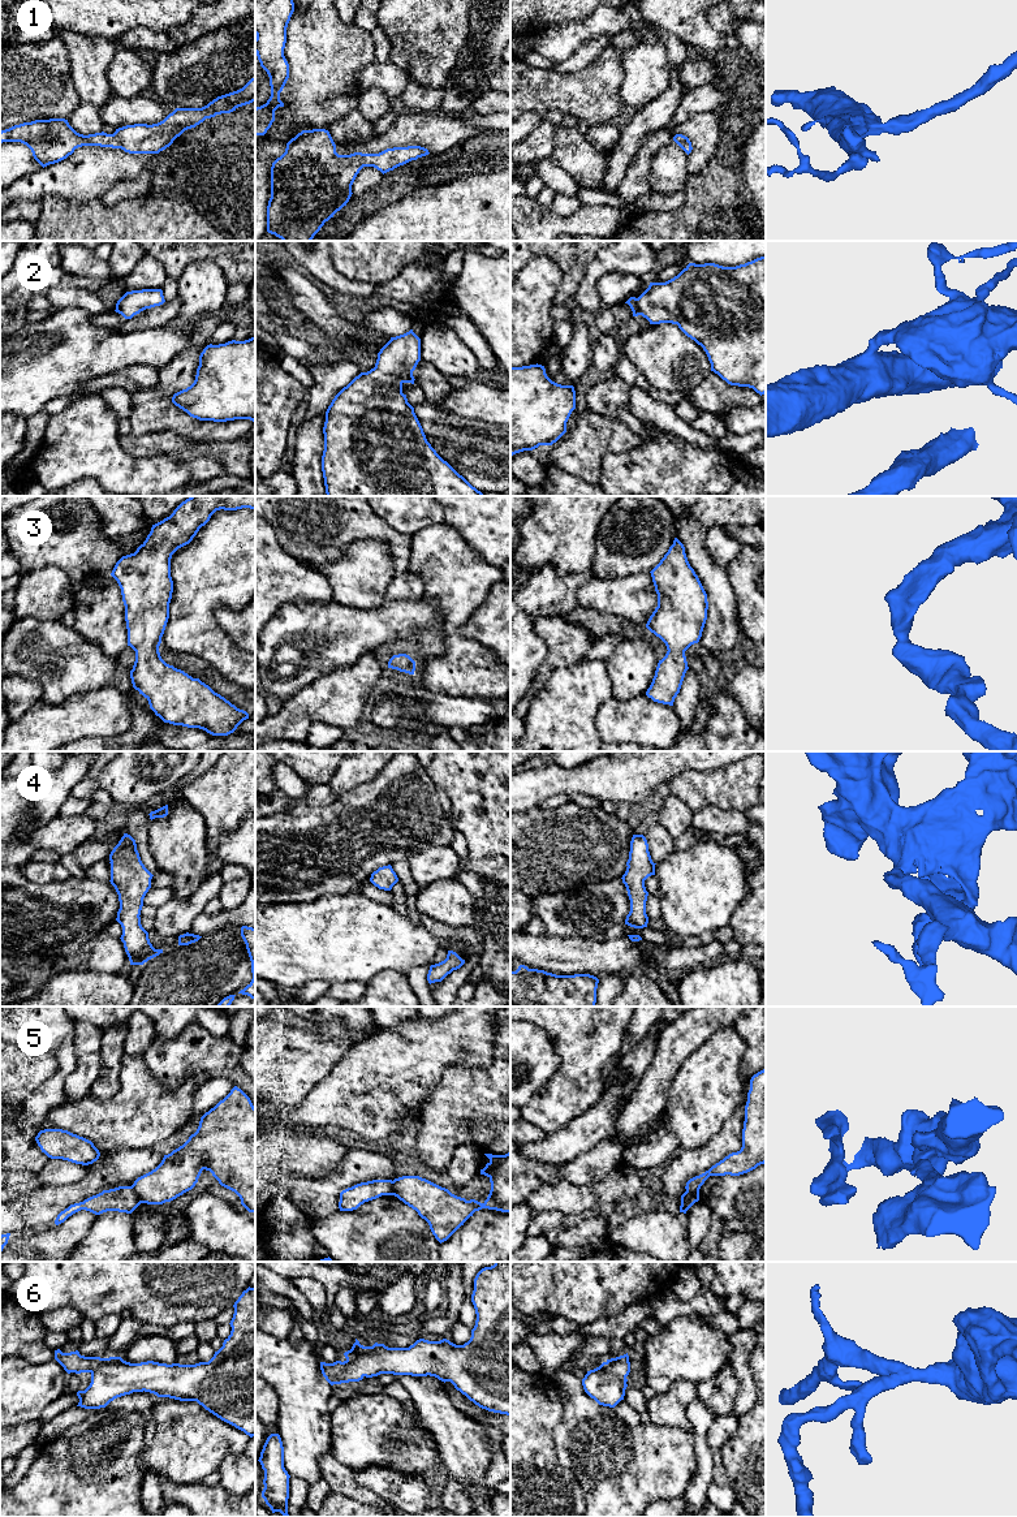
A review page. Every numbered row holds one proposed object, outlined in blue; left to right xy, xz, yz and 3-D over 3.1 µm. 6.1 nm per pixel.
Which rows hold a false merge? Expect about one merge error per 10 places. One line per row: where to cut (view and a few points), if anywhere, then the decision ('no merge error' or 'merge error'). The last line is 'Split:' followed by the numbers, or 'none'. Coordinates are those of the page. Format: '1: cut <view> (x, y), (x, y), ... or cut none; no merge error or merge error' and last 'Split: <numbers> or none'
1: cut none; no merge error
2: cut none; no merge error
3: cut none; no merge error
4: cut none; no merge error
5: cut xy (132, 1185), (141, 1202); merge error
6: cut none; no merge error
Split: 5

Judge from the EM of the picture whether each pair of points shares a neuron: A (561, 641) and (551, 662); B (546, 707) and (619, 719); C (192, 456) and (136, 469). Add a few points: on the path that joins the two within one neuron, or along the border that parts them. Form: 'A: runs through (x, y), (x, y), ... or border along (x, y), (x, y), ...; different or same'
A: runs through (561, 646), (561, 651), (556, 656); same
B: border along (611, 695), (600, 706), (597, 718), (599, 737); different
C: border along (147, 456), (168, 455), (177, 459), (194, 481); different

